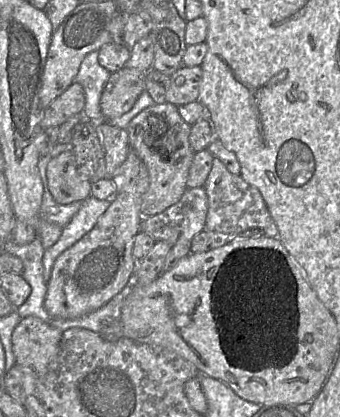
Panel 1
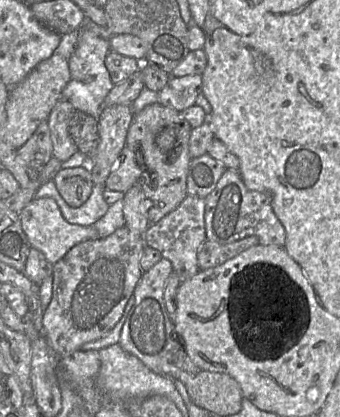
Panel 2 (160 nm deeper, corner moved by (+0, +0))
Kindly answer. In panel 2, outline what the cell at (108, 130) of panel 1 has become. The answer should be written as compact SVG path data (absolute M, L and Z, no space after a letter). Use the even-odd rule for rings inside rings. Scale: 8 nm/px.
M126 145L121 151L116 166L105 182L105 188L125 193L139 183L141 174L142 170L134 151Z

